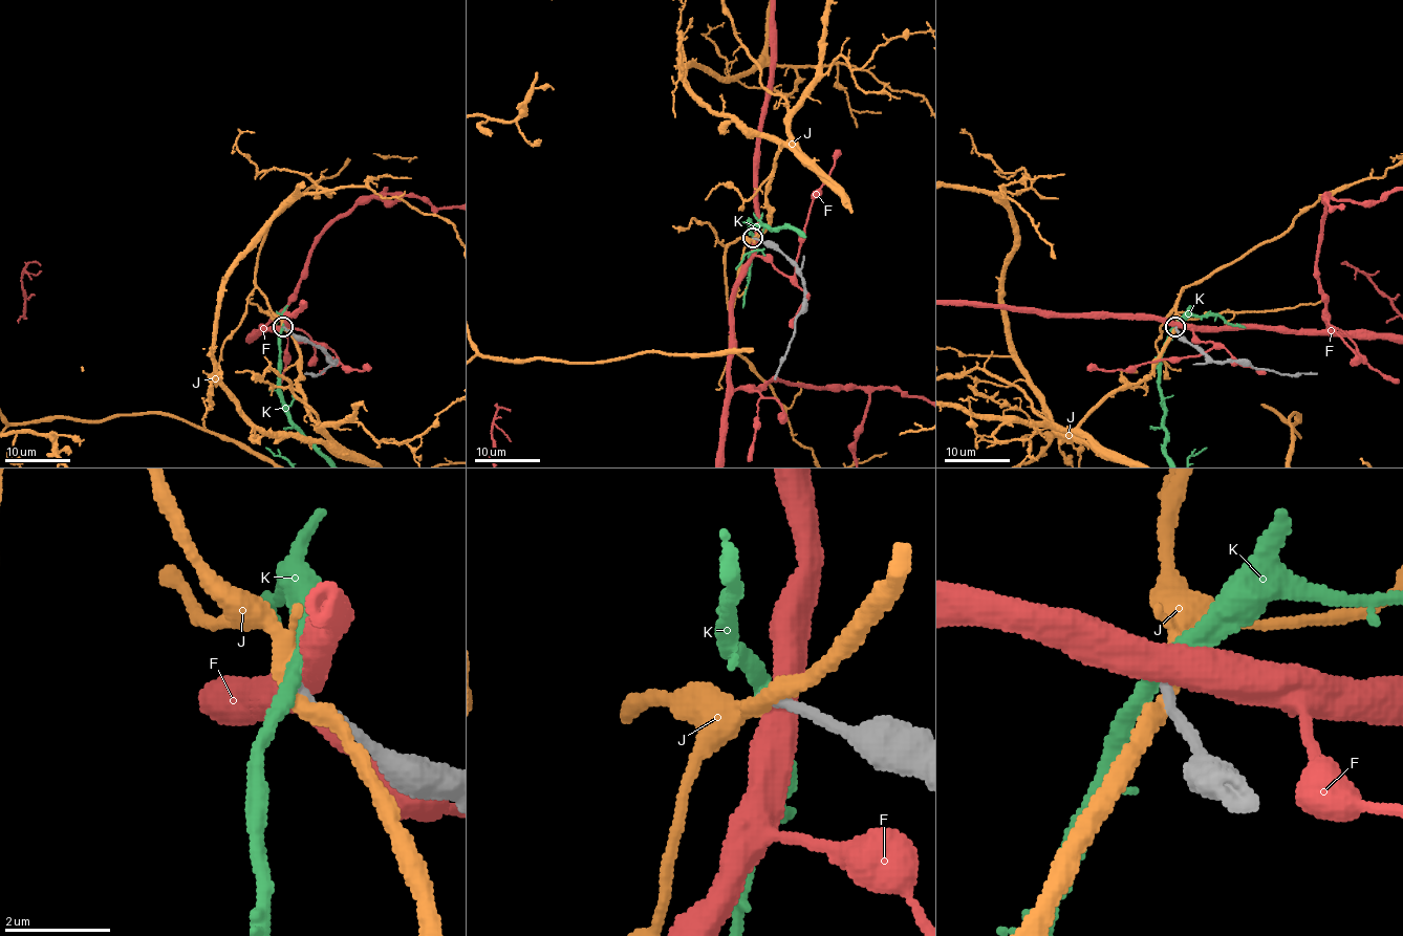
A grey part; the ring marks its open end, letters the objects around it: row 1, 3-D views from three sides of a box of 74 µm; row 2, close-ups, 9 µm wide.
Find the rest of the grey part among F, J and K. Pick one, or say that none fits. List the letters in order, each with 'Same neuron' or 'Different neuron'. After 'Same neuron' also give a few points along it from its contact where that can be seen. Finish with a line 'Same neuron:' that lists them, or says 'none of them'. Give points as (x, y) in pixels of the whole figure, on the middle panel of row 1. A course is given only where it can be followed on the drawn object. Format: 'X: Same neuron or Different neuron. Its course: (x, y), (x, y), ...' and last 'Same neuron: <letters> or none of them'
F: Different neuron
J: Different neuron
K: Different neuron
Same neuron: none of them

